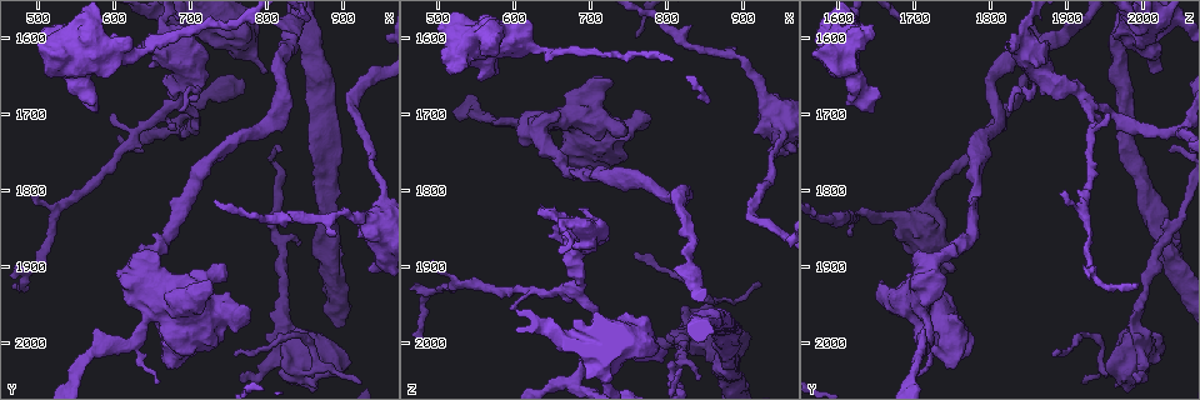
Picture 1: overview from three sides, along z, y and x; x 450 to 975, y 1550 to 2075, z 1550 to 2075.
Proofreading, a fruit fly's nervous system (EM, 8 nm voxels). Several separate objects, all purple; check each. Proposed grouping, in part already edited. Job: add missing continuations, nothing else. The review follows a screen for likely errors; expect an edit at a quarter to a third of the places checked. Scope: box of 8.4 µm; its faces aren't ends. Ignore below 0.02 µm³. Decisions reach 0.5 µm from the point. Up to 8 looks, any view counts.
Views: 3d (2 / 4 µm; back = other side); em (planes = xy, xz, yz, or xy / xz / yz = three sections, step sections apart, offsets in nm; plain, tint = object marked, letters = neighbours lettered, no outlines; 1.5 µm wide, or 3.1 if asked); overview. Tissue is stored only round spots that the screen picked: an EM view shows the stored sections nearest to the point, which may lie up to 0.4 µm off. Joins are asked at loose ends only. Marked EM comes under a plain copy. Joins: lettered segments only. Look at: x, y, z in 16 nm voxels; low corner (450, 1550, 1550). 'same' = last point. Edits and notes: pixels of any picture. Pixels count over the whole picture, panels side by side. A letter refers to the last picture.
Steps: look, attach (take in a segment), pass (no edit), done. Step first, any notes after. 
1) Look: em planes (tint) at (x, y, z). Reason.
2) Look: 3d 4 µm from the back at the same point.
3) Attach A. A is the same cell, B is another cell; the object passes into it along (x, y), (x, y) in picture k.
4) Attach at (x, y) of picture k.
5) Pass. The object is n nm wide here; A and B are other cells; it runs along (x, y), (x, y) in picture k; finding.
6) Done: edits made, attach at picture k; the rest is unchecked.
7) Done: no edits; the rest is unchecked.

Look: em yz step 8 (letters) at (795, 1640, 2020). Branch stops here.

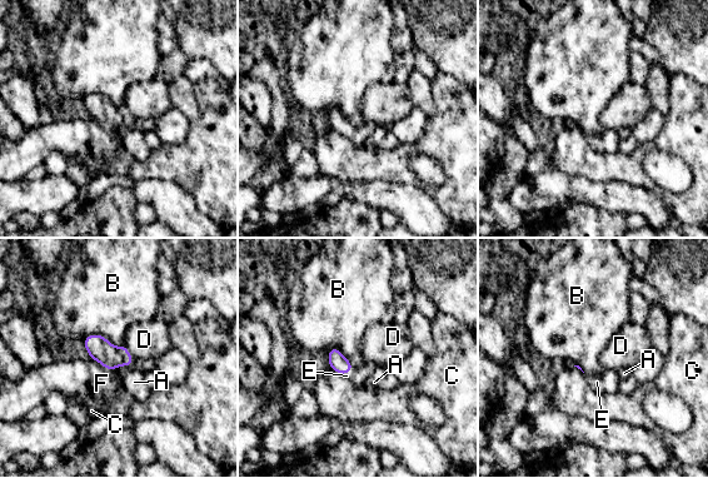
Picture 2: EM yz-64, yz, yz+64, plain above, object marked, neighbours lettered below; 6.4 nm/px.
Look: em planes (letters) at the same point.

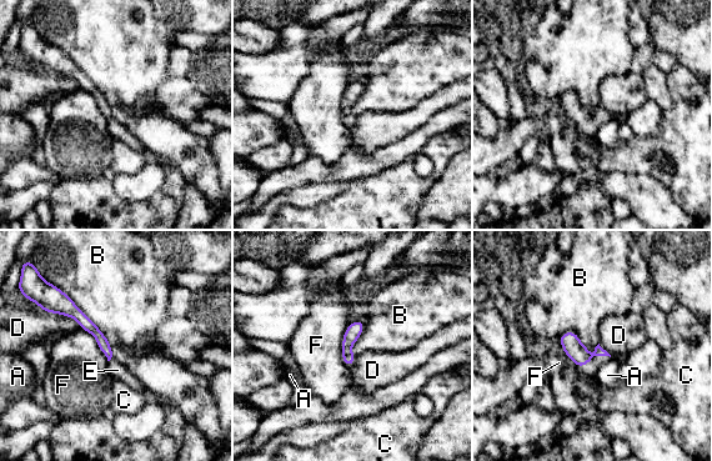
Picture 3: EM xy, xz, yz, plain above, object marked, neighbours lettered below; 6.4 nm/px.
Attach at (590, 369) of picture 3. E is the same cell, A, B, C, D and F are other cells; it goes on there.

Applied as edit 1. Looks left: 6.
Look: 3d 4 µm at (815, 1750, 2035). Branch stops here.

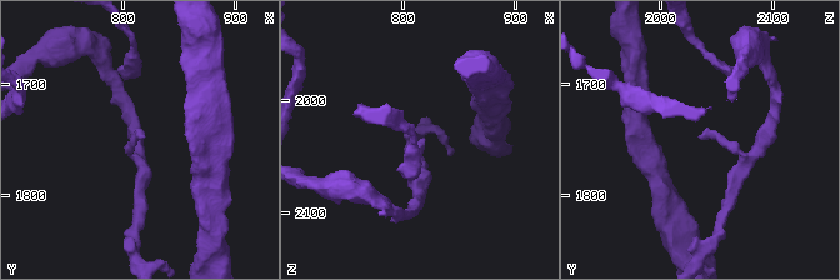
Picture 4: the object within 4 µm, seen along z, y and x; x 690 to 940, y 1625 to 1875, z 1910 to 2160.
Look: em planes (letters) at (818, 1750, 2032).

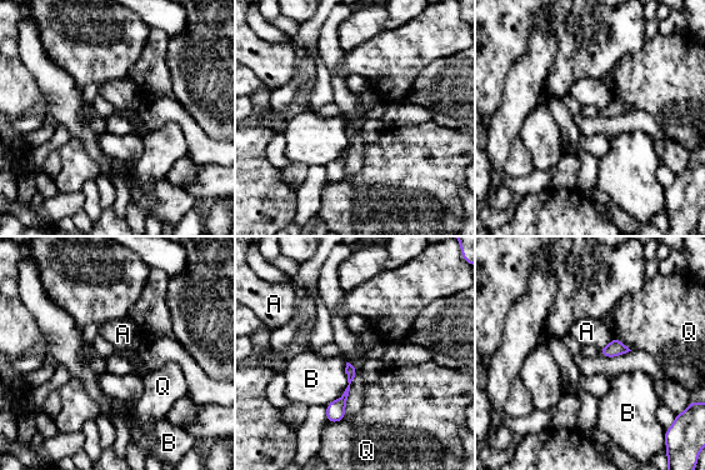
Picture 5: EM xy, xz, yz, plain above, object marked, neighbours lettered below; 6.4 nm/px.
Pass. A, B and Q are other cells; it runs along (349, 368), (349, 386), (329, 419) in picture 5; none of them fits.

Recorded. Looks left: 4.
Look: em xy step 8 (letters) at (820, 2045, 1980). An open end.

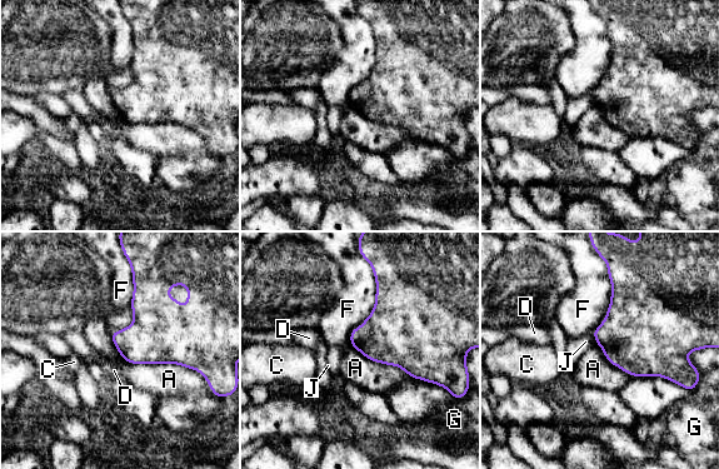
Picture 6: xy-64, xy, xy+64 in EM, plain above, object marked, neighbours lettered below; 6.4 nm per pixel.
Look: em planes (letters) at the same point.

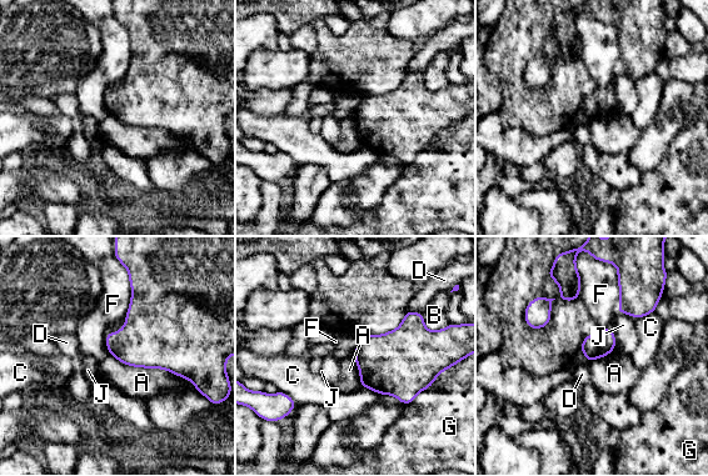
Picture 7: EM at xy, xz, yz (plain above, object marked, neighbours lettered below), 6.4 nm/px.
Pass. A, B, C, D, F, G and J are other cells; a border runs along (110, 354), (195, 390) in picture 7; no lettered segment goes on from it.

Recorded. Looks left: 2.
Done: edits made, attach at picture 3; the rest is unchecked.

